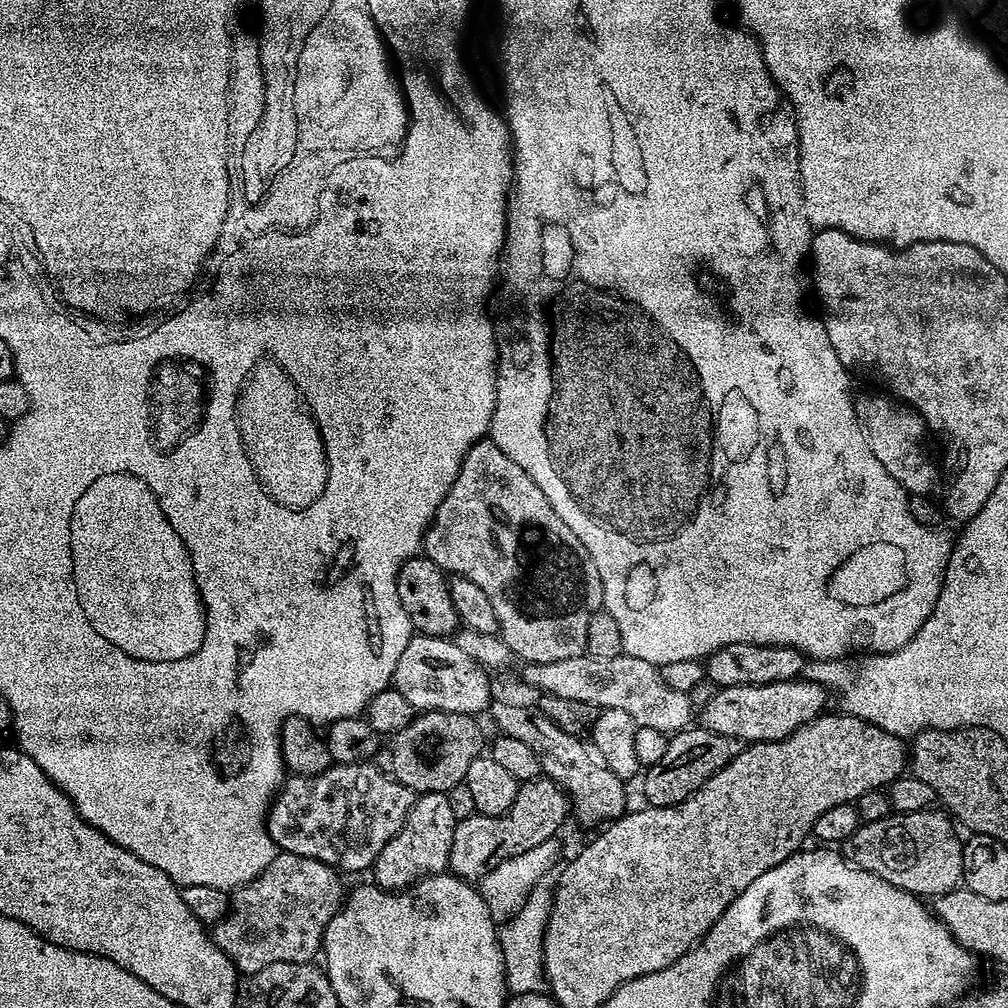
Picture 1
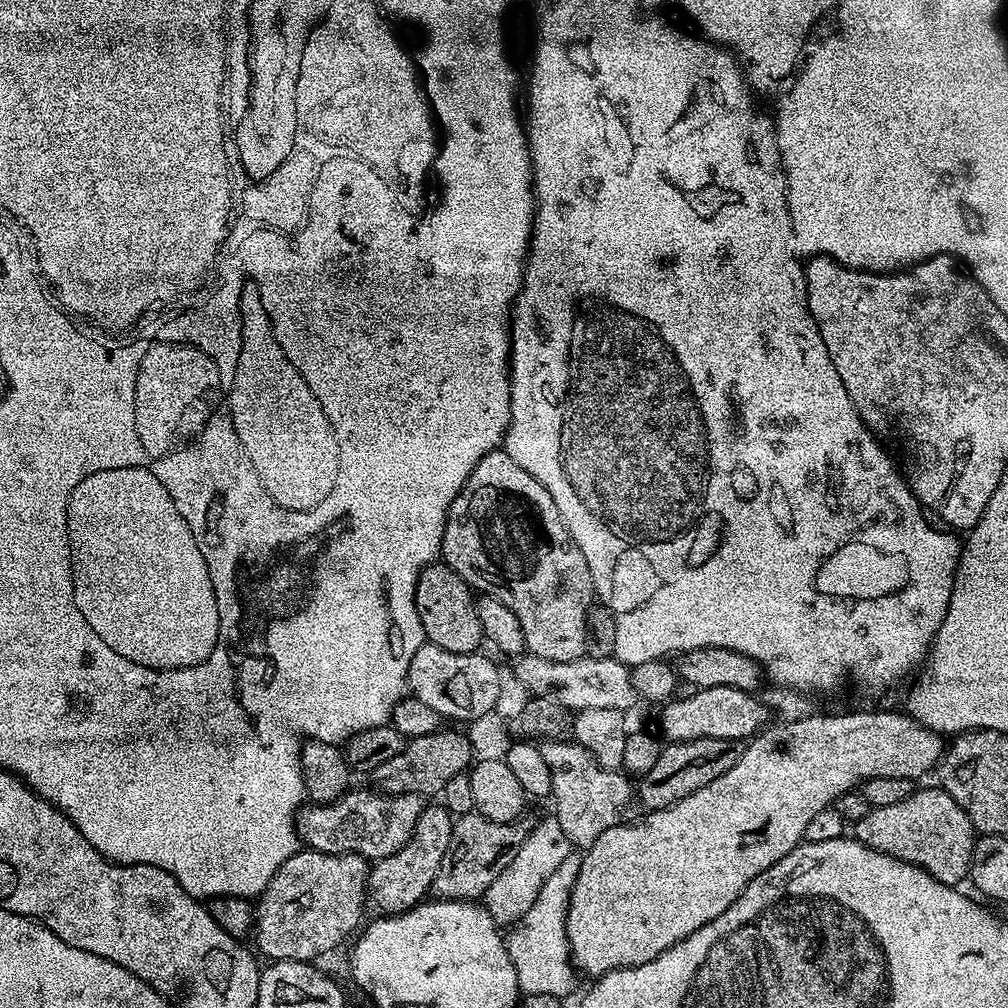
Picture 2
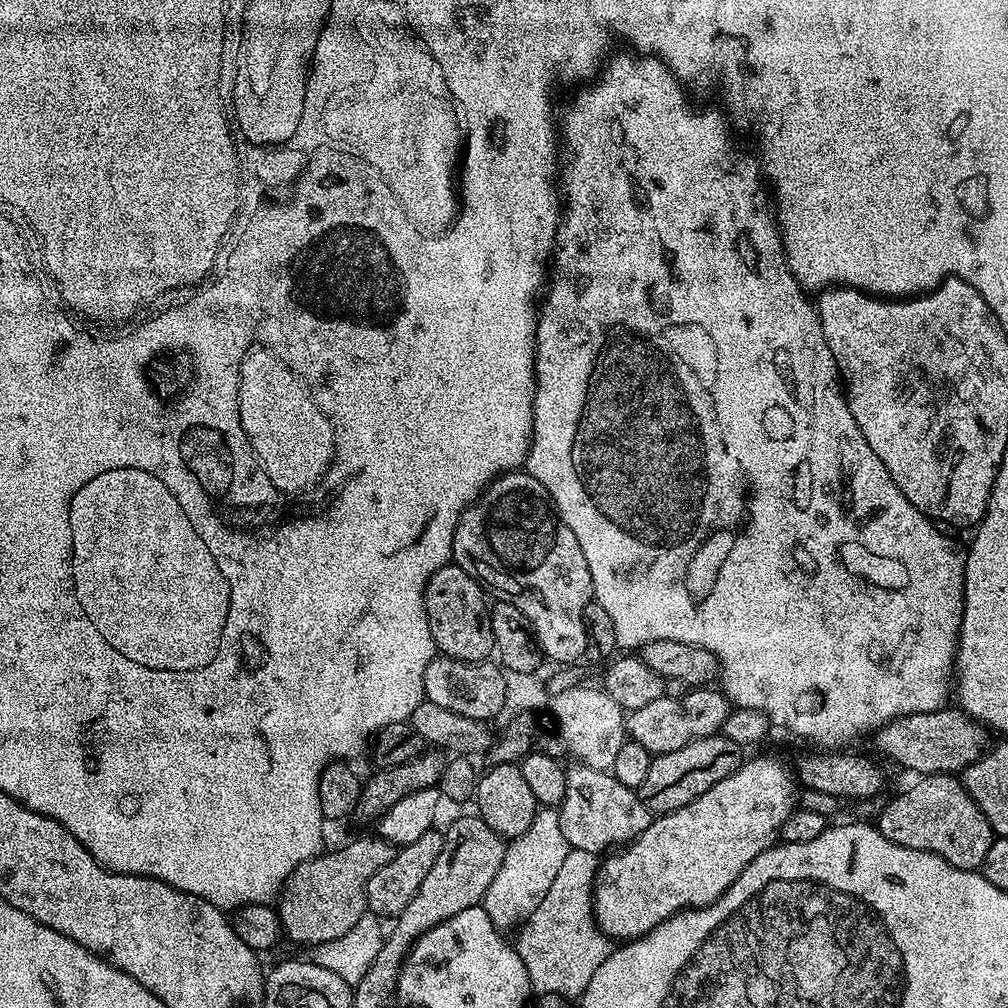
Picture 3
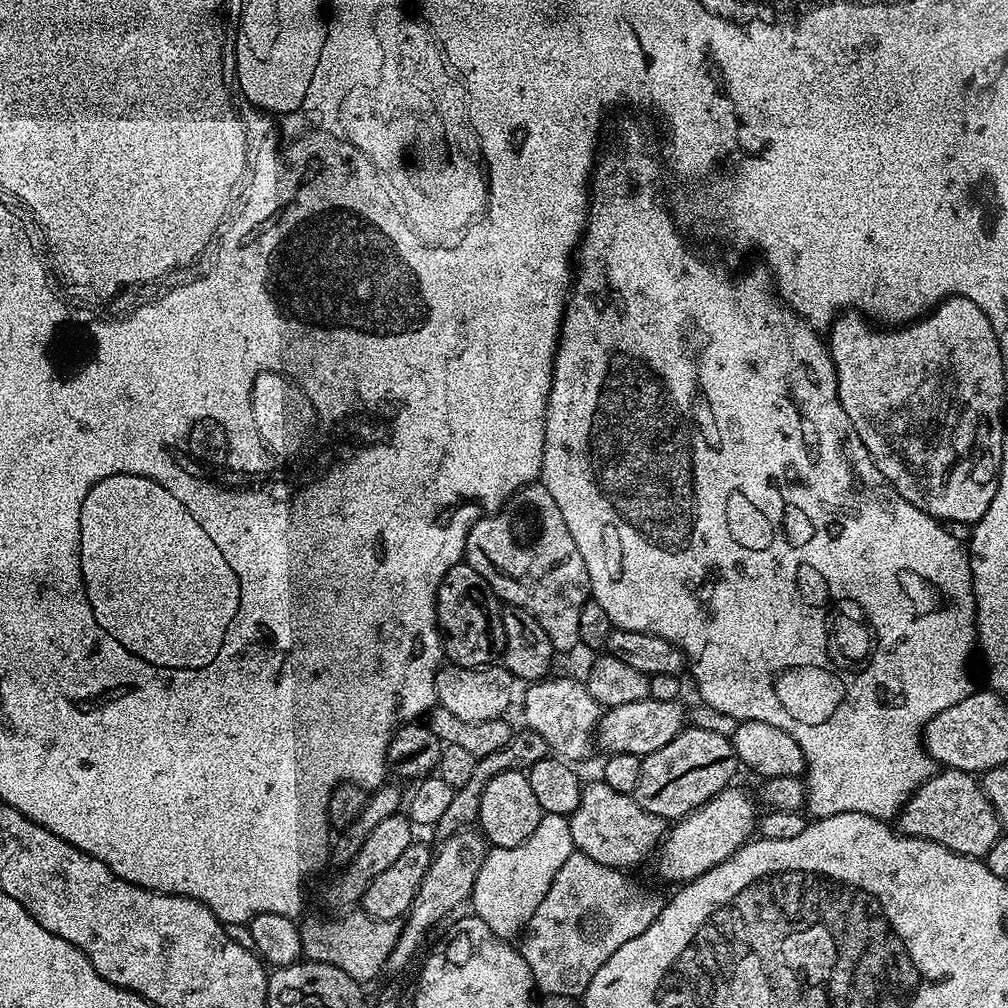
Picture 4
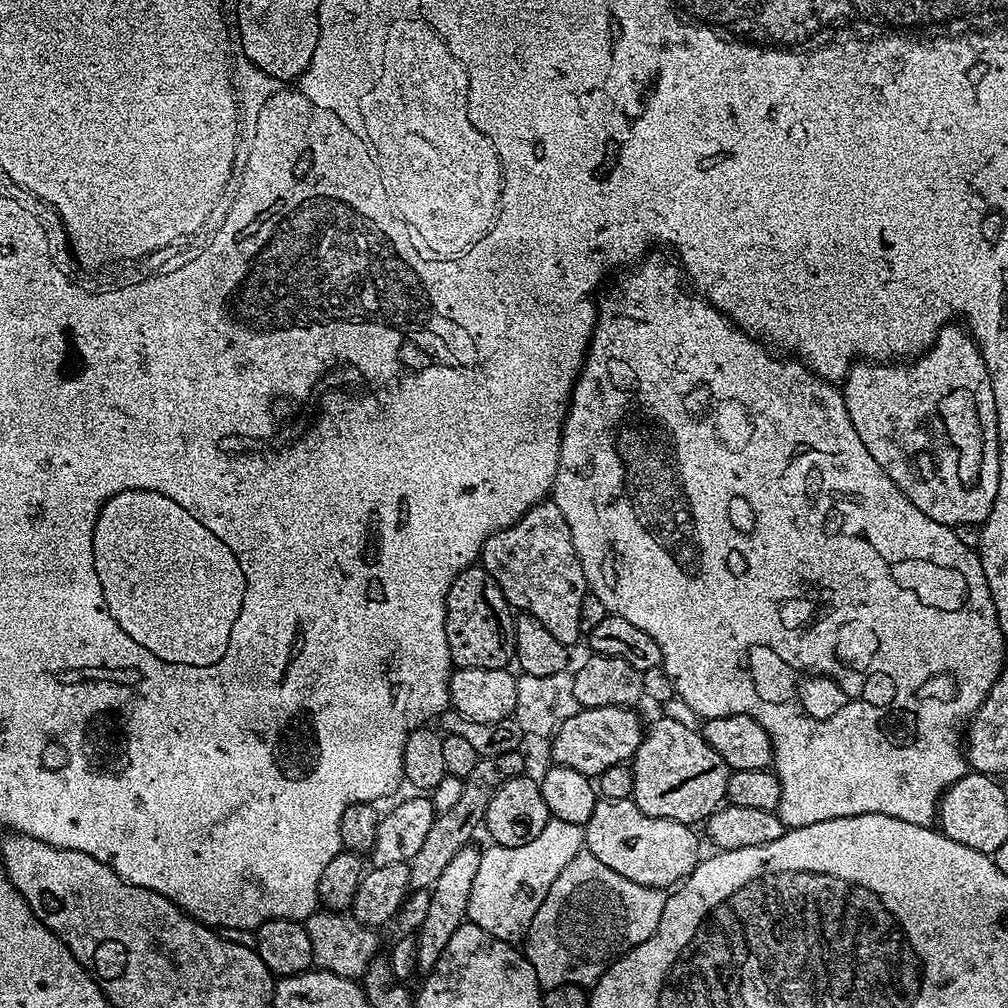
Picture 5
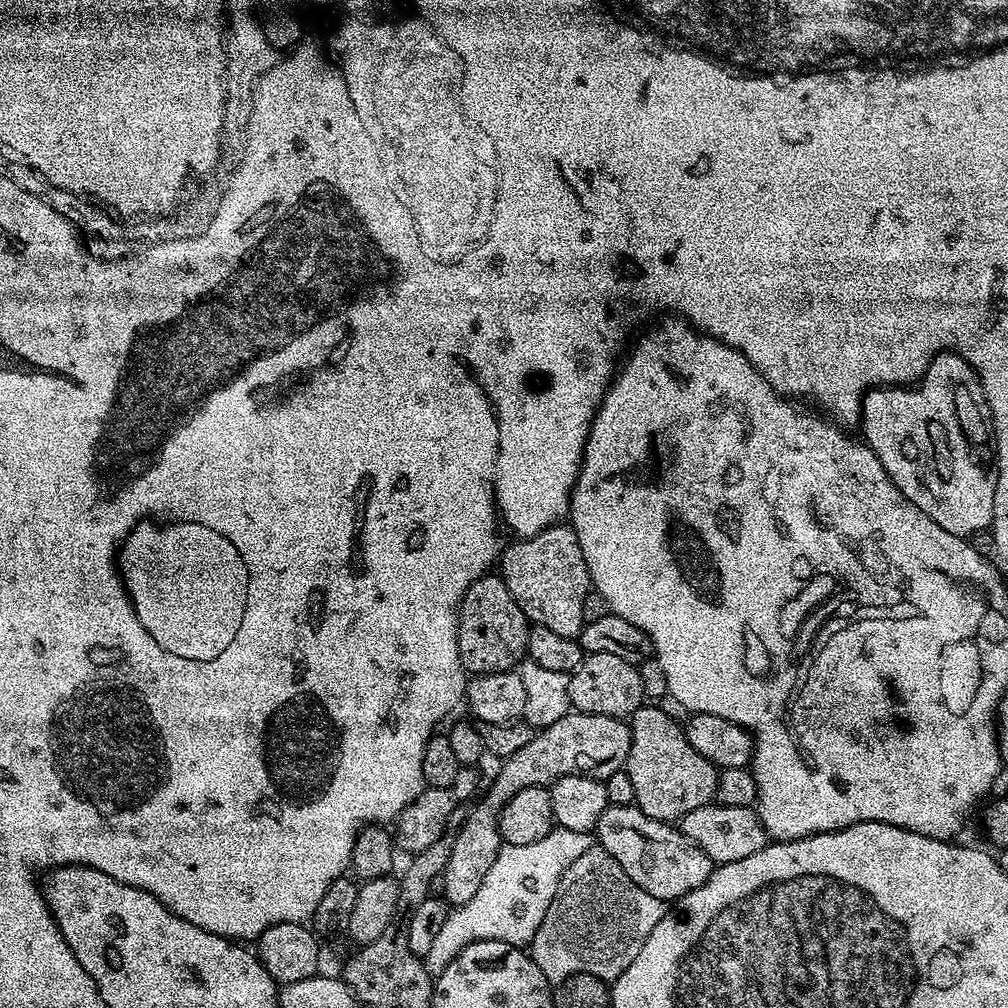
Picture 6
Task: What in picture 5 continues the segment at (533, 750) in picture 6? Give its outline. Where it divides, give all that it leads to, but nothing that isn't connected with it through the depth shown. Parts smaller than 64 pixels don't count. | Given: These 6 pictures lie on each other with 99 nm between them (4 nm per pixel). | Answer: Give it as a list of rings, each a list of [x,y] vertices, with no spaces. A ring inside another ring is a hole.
[[[618,706],[581,708],[574,718],[566,718],[566,722],[562,722],[560,729],[551,737],[553,761],[578,770],[589,778],[597,778],[619,764],[627,765],[636,755],[644,737],[642,723],[634,713],[632,708]],[[466,846],[450,858],[450,866],[442,870],[442,874],[437,878],[435,884],[430,889],[432,897],[428,900],[428,913],[424,916],[424,921],[420,924],[420,936],[415,937],[418,958],[416,959],[417,969],[431,970],[436,967],[440,960],[440,955],[446,950],[454,930],[458,930],[461,924],[465,923],[470,907],[470,901],[474,896],[474,885],[482,872],[482,856]]]

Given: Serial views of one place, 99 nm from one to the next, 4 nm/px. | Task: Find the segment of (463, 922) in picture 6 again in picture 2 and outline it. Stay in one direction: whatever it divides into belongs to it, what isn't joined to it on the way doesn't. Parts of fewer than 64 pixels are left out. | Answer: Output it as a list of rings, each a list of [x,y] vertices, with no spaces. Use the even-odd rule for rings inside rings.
[[[548,814],[545,820],[540,820],[537,824],[533,823],[526,842],[518,846],[518,854],[514,854],[510,866],[506,866],[506,870],[502,870],[498,878],[494,878],[490,890],[486,890],[486,894],[482,897],[483,907],[488,909],[490,918],[496,925],[511,926],[523,918],[526,910],[534,906],[534,901],[538,898],[538,890],[542,890],[550,874],[554,874],[554,870],[558,870],[558,866],[562,866],[562,862],[566,862],[566,858],[573,855],[573,852],[574,847],[562,832],[555,815]]]

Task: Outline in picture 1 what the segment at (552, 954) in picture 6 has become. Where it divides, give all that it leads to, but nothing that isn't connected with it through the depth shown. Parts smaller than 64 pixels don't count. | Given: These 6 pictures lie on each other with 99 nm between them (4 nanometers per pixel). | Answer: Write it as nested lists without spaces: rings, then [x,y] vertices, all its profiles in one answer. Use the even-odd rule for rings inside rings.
[[[549,874],[530,890],[526,906],[518,910],[511,920],[501,923],[498,928],[500,949],[504,959],[504,973],[509,993],[526,994],[539,992],[545,987],[544,979],[544,928],[548,925],[548,915],[552,909],[552,894],[556,890],[557,877]]]

